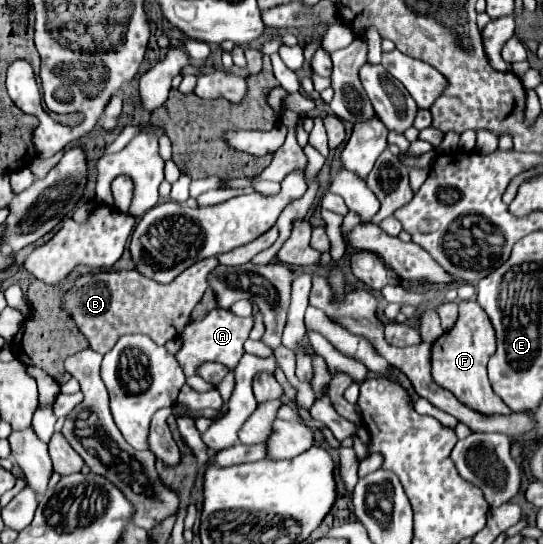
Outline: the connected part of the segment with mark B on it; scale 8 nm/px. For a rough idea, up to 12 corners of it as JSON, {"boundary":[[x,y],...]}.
{"boundary":[[216,257],[162,285],[132,271],[80,275],[62,309],[96,353],[126,333],[176,337]]}

